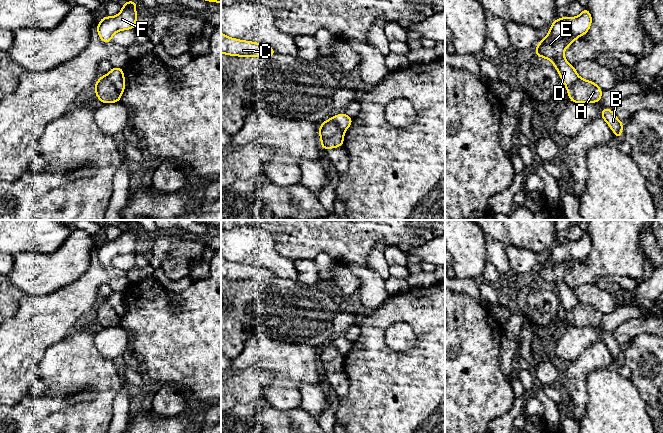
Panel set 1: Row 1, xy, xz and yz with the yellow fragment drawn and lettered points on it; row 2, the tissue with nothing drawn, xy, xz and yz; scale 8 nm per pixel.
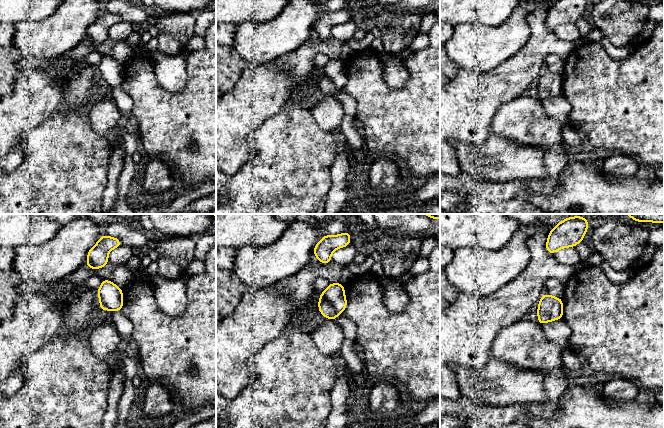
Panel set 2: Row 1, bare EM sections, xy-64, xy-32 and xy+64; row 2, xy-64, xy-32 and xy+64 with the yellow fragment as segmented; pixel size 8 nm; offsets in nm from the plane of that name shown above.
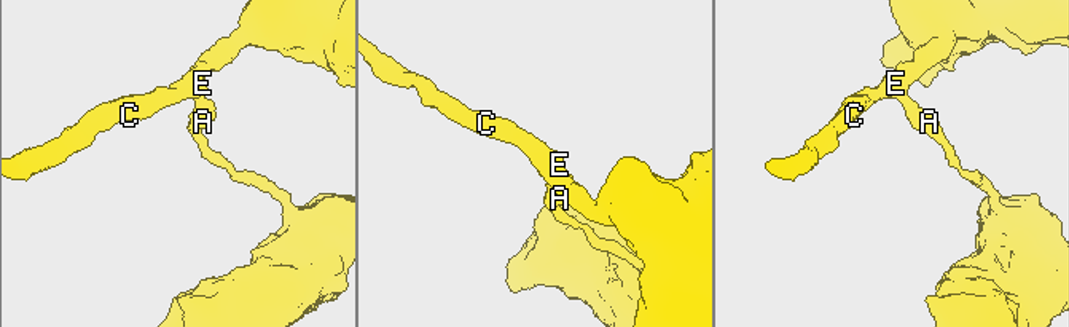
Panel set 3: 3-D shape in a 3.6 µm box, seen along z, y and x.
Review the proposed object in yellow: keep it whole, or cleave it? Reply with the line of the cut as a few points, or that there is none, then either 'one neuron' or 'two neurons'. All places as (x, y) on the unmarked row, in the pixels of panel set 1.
cut in xy along (104, 300), (120, 318); two neurons

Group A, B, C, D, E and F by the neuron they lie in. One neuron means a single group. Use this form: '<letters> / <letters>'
A B / C D E F

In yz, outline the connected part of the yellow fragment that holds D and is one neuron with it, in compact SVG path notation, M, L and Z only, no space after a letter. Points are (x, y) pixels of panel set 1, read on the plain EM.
M584 231L582 237L576 241L560 241L552 246L547 260L536 270L535 279L553 287L566 312L575 308L580 301L566 285L564 275L577 261L586 259L591 248L592 240L587 231Z

